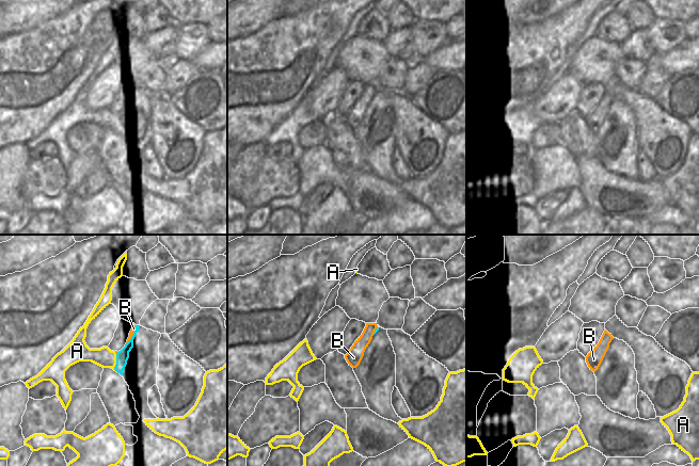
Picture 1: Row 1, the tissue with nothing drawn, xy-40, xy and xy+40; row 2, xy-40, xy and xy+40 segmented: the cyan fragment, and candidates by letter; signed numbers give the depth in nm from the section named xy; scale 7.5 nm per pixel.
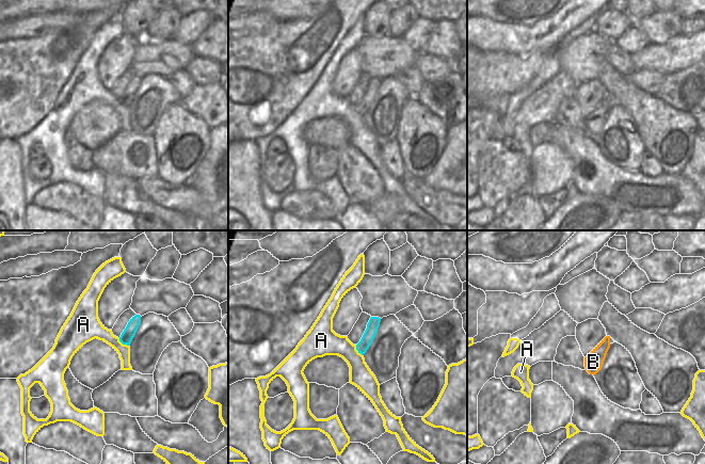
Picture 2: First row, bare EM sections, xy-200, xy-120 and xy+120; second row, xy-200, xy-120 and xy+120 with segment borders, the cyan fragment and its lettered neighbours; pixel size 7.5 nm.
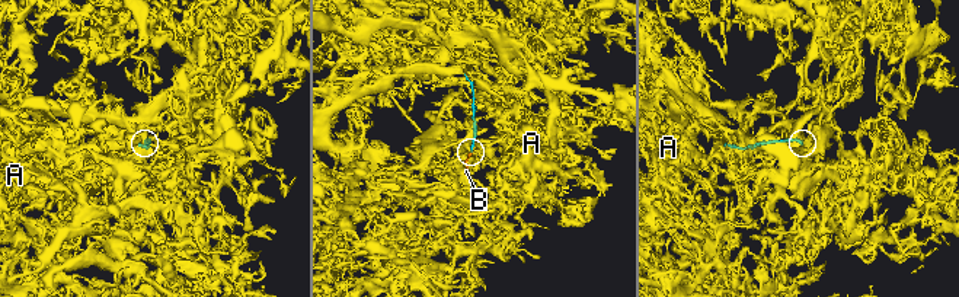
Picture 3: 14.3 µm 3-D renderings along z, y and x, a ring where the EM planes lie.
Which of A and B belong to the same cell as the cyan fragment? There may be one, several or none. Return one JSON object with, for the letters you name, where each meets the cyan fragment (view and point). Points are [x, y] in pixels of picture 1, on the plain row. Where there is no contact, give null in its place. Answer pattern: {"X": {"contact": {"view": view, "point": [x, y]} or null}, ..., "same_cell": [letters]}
{"B": {"contact": {"view": "xy-40", "point": [132, 96]}}, "same_cell": ["B"]}

